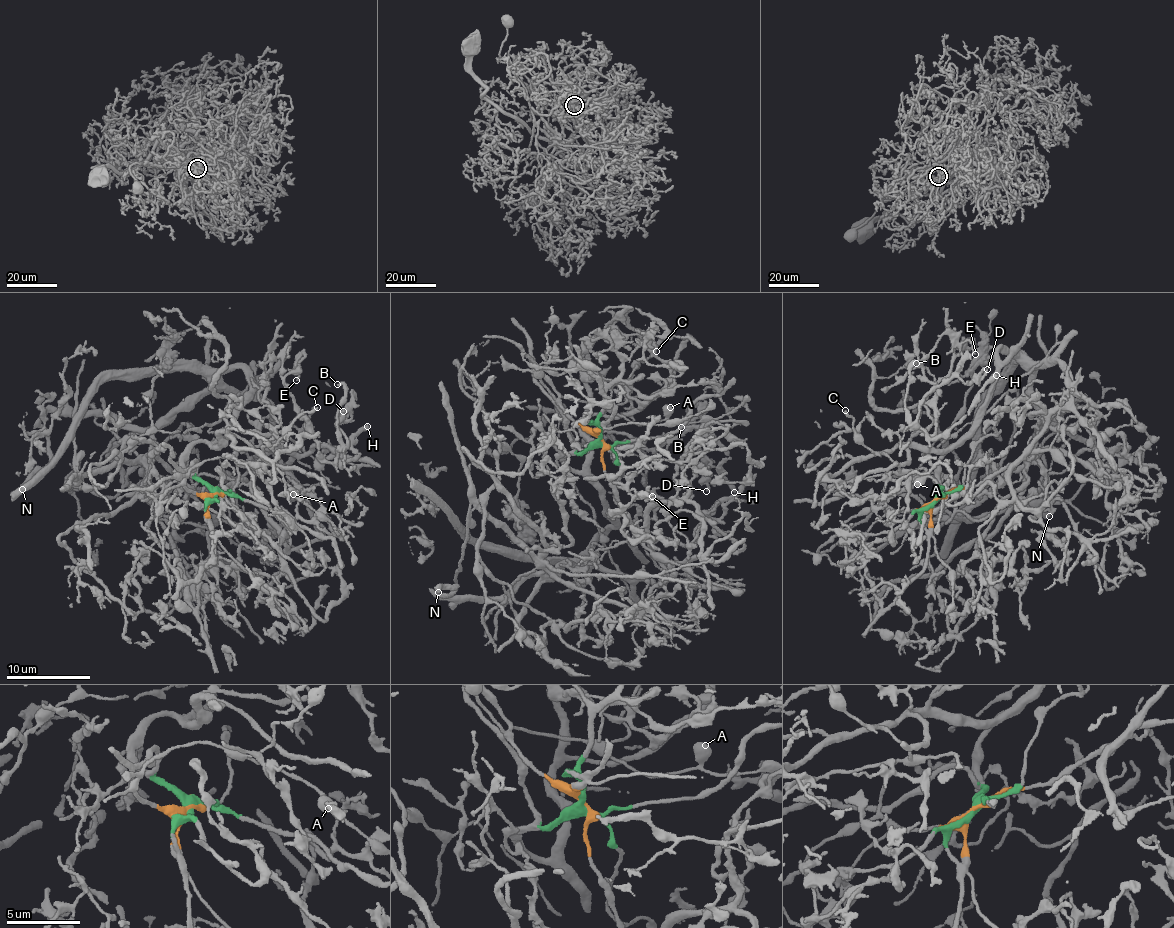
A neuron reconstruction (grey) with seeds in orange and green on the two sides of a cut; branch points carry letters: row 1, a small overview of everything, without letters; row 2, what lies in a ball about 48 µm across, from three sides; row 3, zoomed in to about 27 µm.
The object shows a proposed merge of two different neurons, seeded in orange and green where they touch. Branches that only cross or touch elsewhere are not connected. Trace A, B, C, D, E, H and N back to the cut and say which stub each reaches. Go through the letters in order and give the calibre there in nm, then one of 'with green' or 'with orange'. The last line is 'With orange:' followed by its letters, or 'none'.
A: calibre 650 nm; with orange
B: calibre 240 nm; with green
C: calibre 240 nm; with orange
D: calibre 170 nm; with green
E: calibre 200 nm; with green
H: calibre 400 nm; with green
N: calibre 460 nm; with green
With orange: A, C

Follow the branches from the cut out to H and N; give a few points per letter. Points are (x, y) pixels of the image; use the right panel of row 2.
H: (938, 499), (949, 446), (910, 438), (931, 424), (935, 378), (912, 355), (936, 388), (936, 438), (997, 374)
N: (938, 499), (936, 485), (927, 518), (953, 494), (984, 520), (1028, 482), (1051, 420), (1035, 450), (1050, 517)

